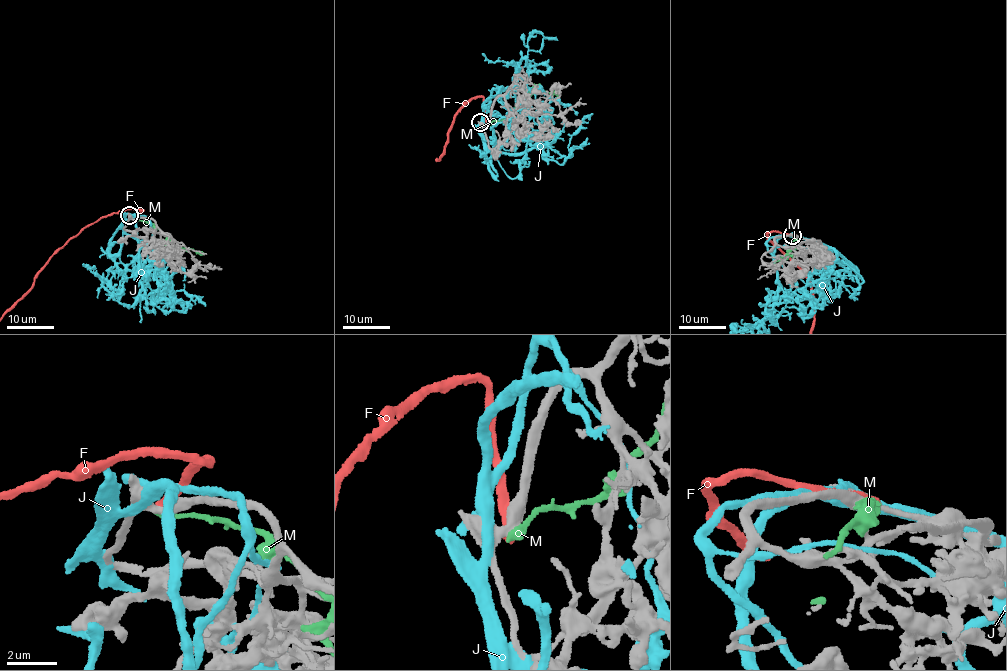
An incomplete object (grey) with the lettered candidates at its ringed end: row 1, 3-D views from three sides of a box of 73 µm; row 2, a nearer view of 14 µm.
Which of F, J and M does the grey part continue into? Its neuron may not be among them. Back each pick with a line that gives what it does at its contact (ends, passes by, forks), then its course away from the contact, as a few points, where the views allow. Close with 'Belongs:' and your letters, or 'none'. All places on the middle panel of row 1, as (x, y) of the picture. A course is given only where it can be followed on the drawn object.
Belongs: none

